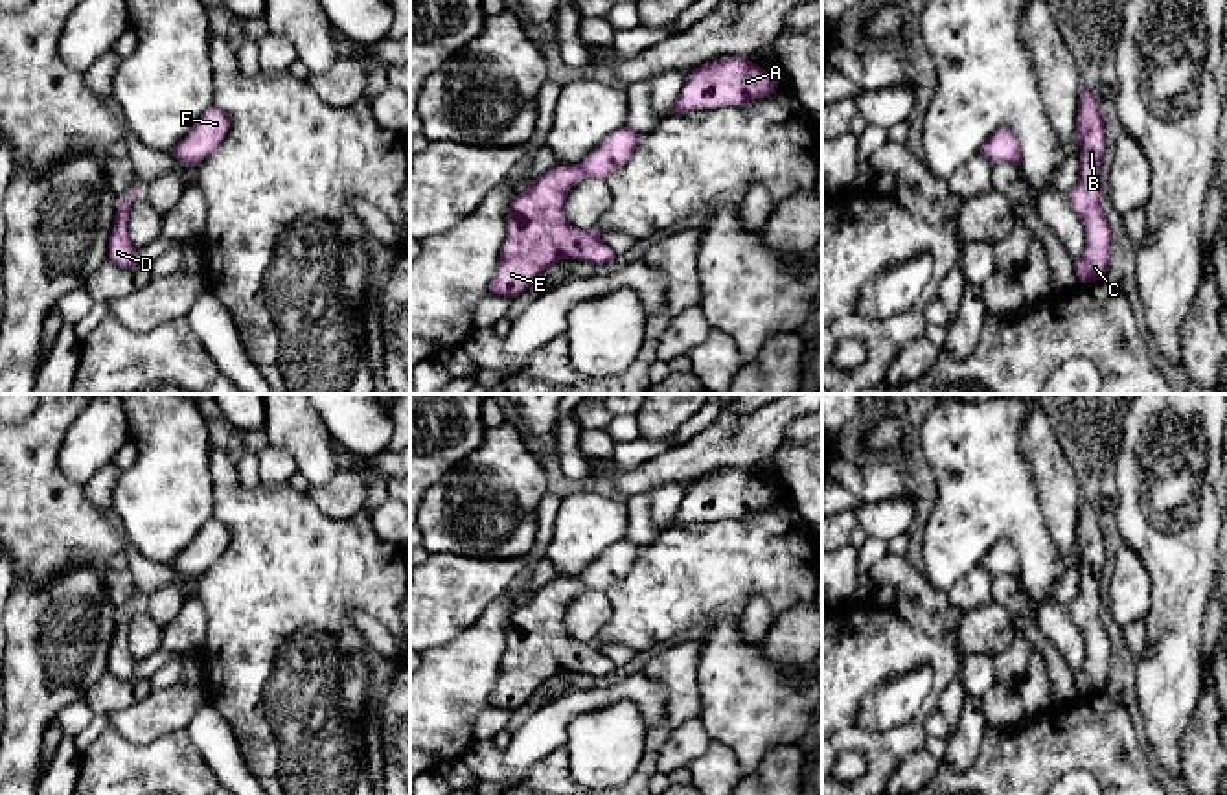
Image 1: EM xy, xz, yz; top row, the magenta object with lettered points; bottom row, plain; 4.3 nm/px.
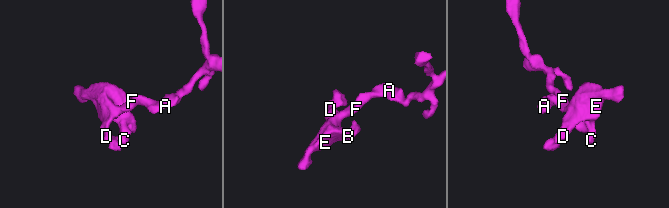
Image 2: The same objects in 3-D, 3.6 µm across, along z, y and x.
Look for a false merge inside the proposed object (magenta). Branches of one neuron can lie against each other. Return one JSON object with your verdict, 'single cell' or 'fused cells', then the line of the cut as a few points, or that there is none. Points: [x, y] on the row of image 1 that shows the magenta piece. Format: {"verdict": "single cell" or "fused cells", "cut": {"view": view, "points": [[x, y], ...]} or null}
{"verdict": "single cell", "cut": null}

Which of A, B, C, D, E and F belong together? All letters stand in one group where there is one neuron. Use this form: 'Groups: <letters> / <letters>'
Groups: A B C D E F

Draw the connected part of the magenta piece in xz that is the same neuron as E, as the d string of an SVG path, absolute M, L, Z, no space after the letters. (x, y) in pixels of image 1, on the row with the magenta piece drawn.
M622 127L609 134L583 162L557 166L541 175L508 208L506 241L489 282L489 294L517 298L537 274L561 259L591 265L614 261L614 252L598 232L572 226L565 217L565 199L581 179L605 179L620 169L642 134Z

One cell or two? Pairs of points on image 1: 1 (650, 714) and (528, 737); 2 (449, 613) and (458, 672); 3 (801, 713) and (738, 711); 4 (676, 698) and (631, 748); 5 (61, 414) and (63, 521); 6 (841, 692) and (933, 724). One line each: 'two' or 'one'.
1: one
2: two
3: one
4: two
5: one
6: two

